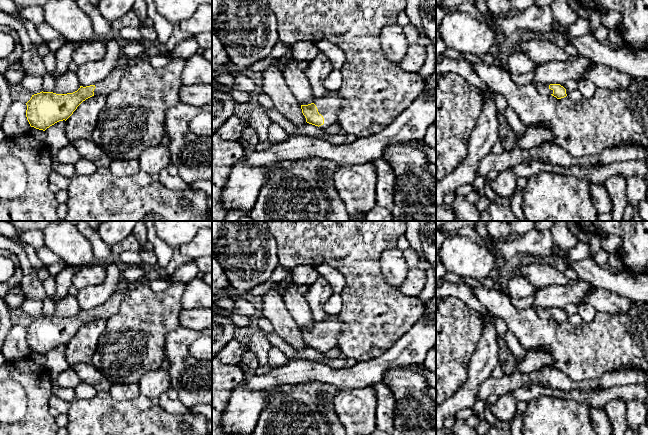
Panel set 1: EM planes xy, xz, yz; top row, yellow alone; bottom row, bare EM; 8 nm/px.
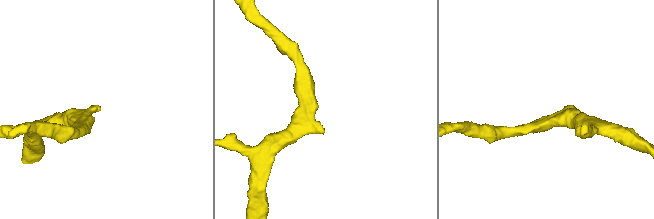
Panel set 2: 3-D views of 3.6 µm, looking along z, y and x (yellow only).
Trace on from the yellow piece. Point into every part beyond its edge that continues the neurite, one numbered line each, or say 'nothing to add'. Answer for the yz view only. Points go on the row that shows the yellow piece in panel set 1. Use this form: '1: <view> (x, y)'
1: yz (543, 89)

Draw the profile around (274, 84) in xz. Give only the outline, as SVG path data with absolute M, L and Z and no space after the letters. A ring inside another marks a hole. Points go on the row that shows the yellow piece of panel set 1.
M278 65L270 66L262 72L262 88L260 91L272 99L274 108L283 114L288 121L296 126L307 123L301 105L288 87Z

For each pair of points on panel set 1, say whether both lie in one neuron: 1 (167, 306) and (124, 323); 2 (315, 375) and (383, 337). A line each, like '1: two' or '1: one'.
1: one
2: two

